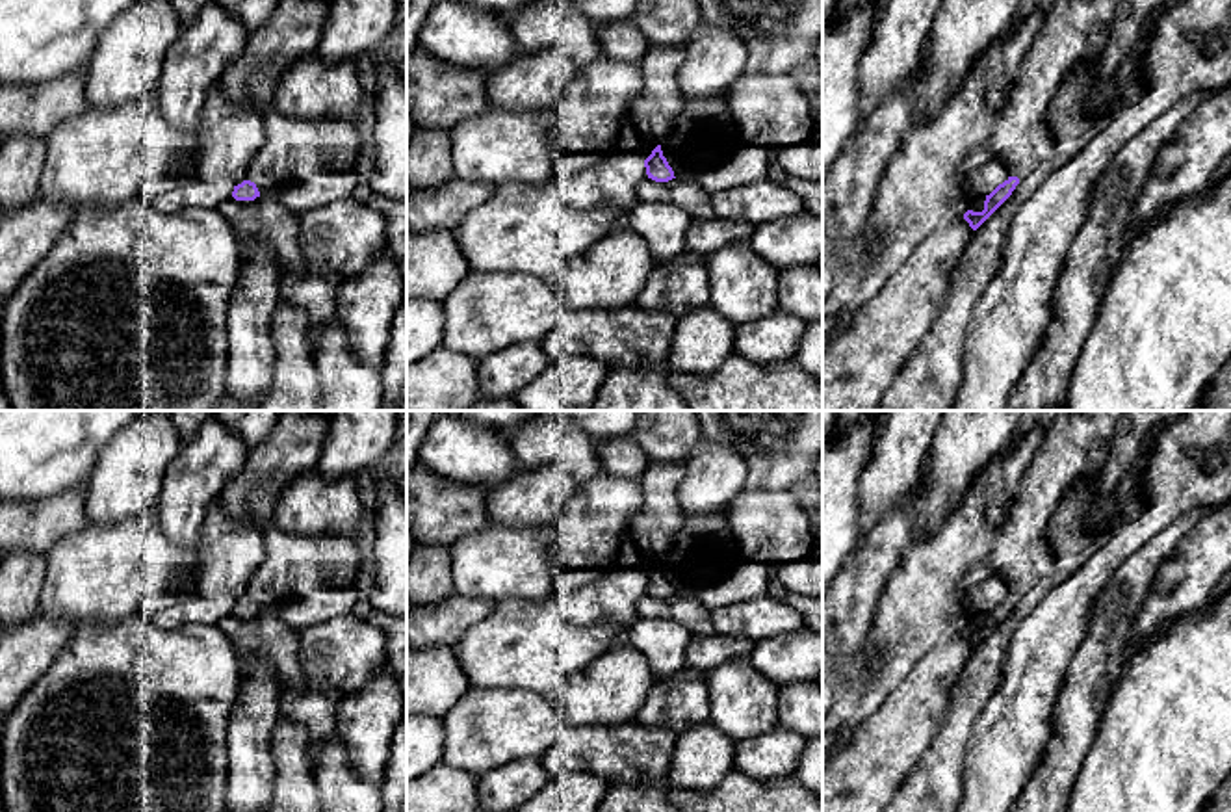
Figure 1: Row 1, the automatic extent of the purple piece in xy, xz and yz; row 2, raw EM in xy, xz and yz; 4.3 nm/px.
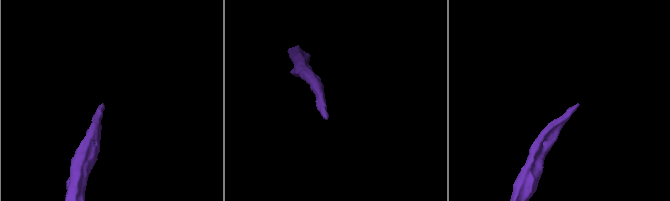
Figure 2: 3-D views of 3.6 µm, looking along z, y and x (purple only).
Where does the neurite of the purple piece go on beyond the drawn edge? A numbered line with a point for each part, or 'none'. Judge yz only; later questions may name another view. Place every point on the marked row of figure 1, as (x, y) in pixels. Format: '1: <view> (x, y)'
1: yz (1075, 30)

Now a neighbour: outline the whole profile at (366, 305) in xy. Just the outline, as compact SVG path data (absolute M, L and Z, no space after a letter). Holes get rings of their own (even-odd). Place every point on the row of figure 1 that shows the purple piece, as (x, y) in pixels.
M382 247L356 279L342 279L336 292L336 318L351 351L381 368L392 323L405 305L407 284L397 262Z

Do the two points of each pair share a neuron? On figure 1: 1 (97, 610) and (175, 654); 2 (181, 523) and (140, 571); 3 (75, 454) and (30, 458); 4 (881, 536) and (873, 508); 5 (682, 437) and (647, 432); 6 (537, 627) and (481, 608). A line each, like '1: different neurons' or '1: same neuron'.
1: different neurons
2: different neurons
3: same neuron
4: different neurons
5: same neuron
6: different neurons

